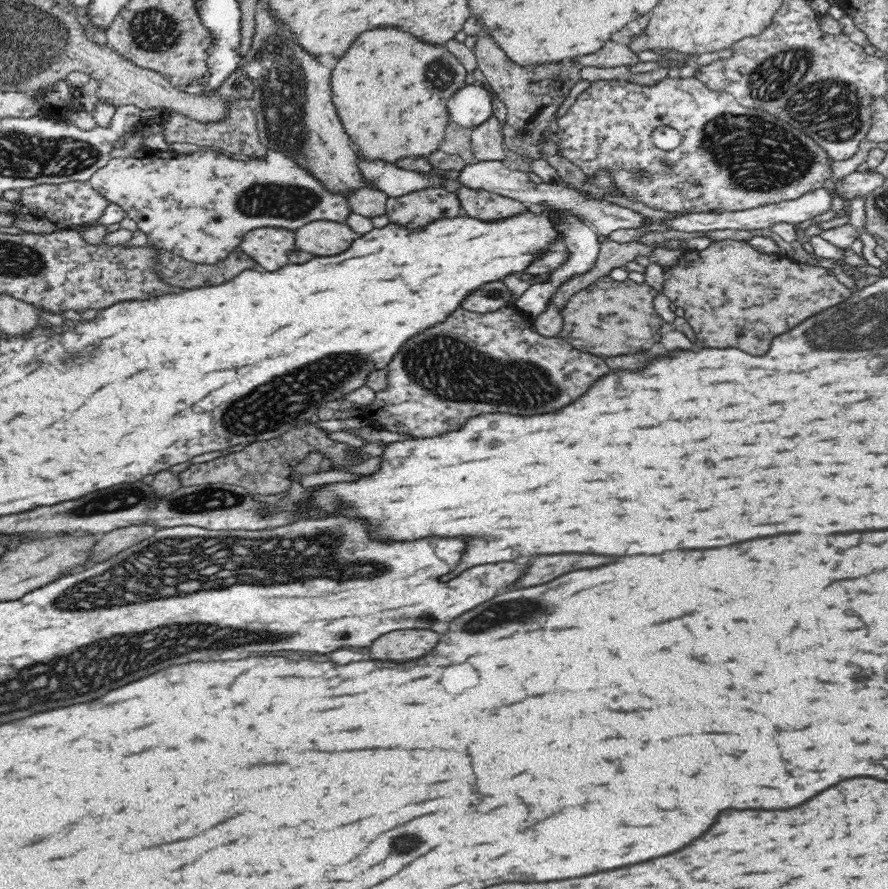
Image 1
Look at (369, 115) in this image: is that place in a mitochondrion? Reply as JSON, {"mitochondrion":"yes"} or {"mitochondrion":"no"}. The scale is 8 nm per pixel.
{"mitochondrion":"no"}

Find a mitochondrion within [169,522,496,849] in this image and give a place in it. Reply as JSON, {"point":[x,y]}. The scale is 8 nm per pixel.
{"point":[423,617]}

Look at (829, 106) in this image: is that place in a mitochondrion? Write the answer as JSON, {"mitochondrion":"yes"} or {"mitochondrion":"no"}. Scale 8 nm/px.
{"mitochondrion":"yes"}

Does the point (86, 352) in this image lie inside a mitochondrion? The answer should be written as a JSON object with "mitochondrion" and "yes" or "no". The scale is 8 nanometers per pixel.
{"mitochondrion":"yes"}

